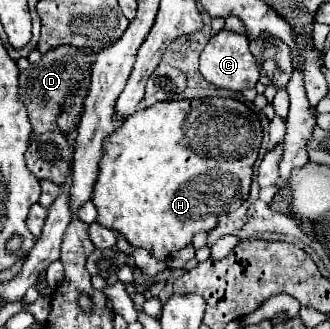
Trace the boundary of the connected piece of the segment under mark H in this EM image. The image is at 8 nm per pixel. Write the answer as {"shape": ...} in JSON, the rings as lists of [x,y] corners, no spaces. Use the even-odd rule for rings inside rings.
{"shape":[[[193,98],[193,100],[165,100],[165,102],[157,102],[155,106],[149,106],[145,110],[135,112],[131,118],[127,118],[127,122],[123,122],[123,126],[119,126],[111,138],[107,138],[105,142],[105,154],[99,162],[99,176],[97,176],[97,184],[95,184],[95,192],[93,192],[93,204],[97,206],[99,218],[97,222],[117,230],[119,234],[123,234],[133,246],[141,246],[147,248],[155,258],[167,258],[169,254],[185,248],[191,238],[197,232],[211,232],[217,226],[217,218],[221,214],[227,214],[231,210],[237,210],[241,206],[241,202],[247,200],[249,190],[251,190],[251,176],[253,176],[253,164],[257,160],[259,148],[261,148],[261,140],[263,140],[263,126],[261,126],[261,118],[257,112],[253,112],[251,106],[247,106],[245,102],[237,100],[237,98]]]}

